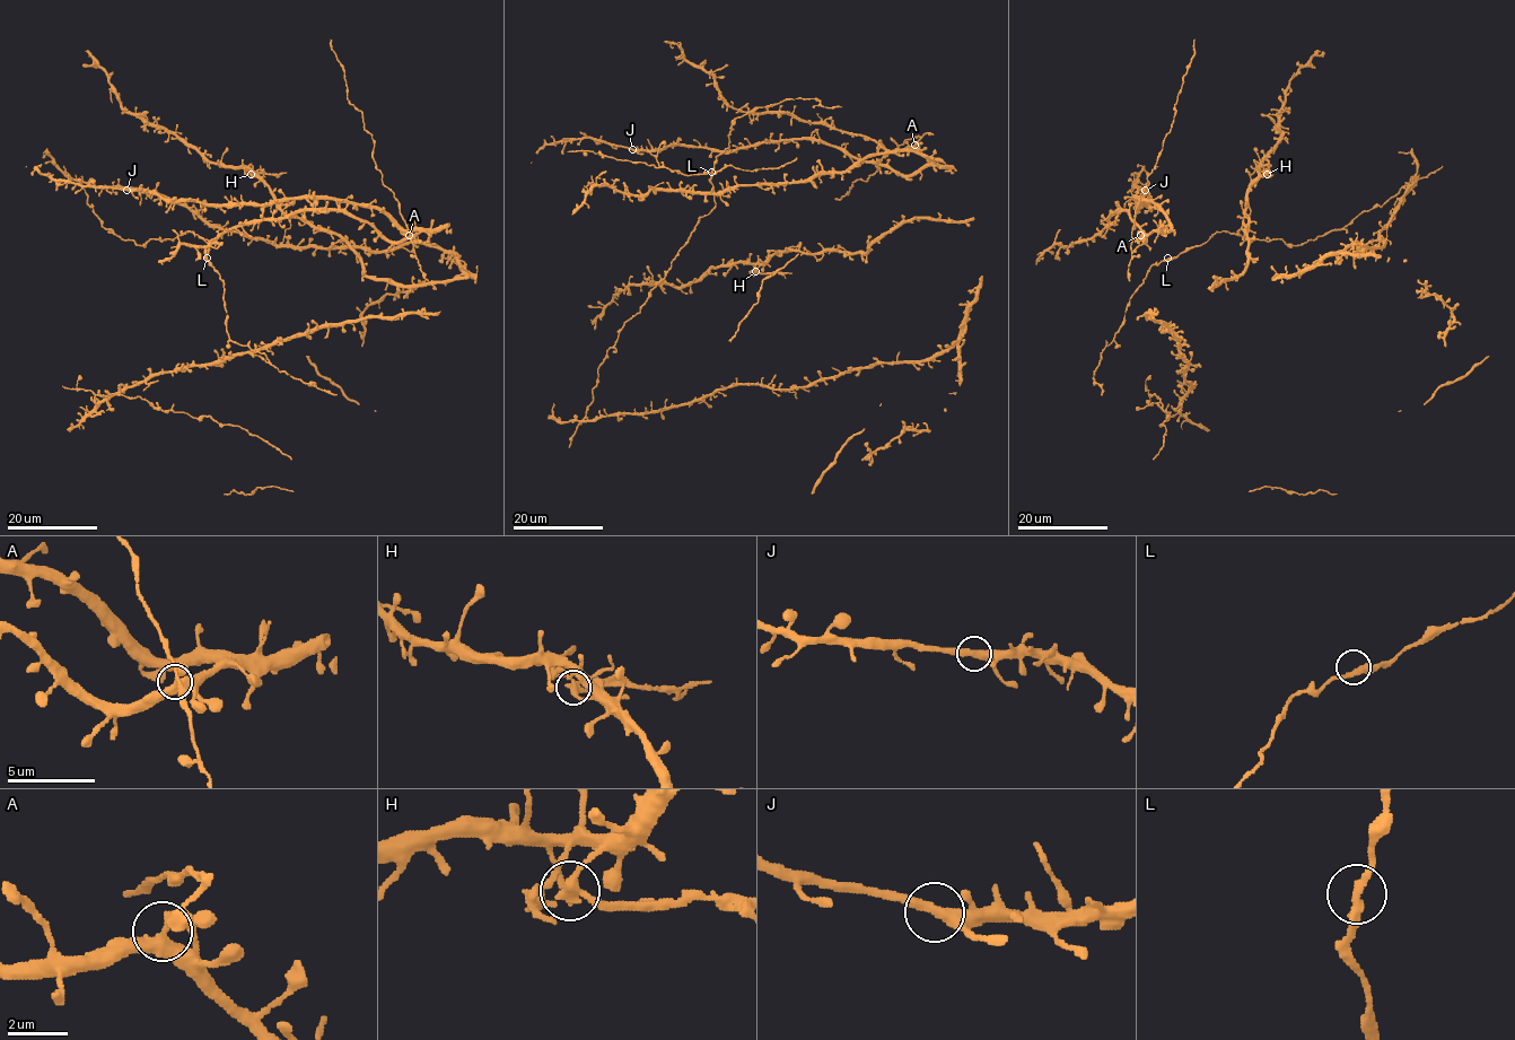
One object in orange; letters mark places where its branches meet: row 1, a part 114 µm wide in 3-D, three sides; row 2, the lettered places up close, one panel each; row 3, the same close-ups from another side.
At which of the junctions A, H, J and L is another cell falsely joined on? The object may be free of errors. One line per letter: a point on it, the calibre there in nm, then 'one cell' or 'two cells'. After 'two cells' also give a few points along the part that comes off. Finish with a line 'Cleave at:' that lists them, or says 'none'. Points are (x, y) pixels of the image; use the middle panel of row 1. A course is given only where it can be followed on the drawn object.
A: (914, 145) | 480 nm | one cell
H: (755, 271) | 360 nm | two cells | (755, 271), (791, 273)
J: (632, 149) | 400 nm | one cell
L: (711, 172) | 320 nm | one cell
Cleave at: H

